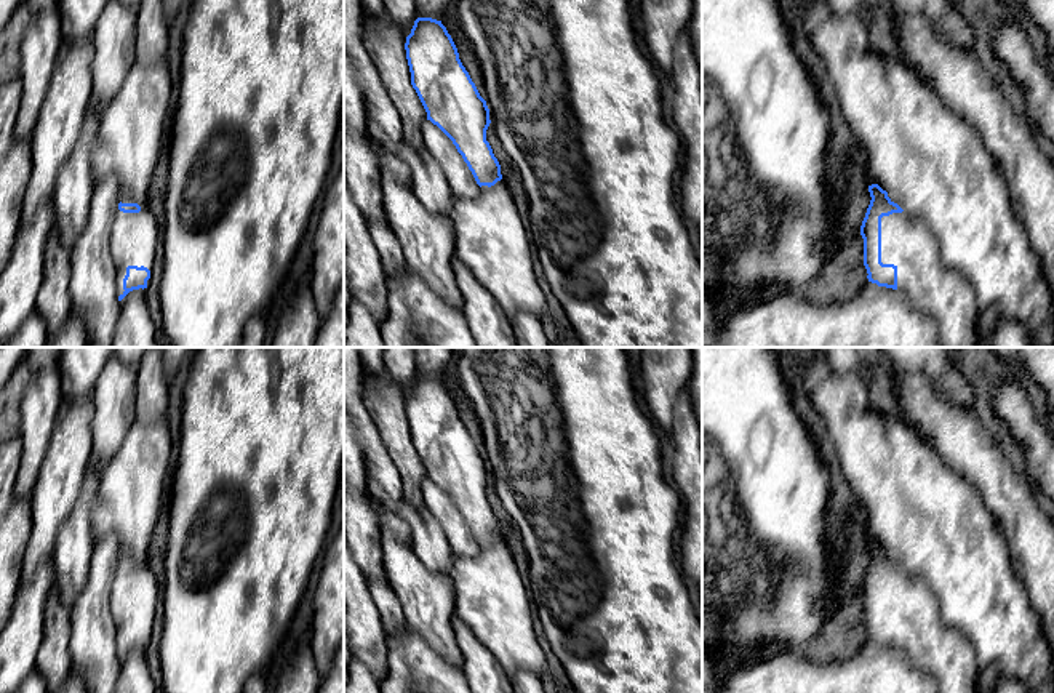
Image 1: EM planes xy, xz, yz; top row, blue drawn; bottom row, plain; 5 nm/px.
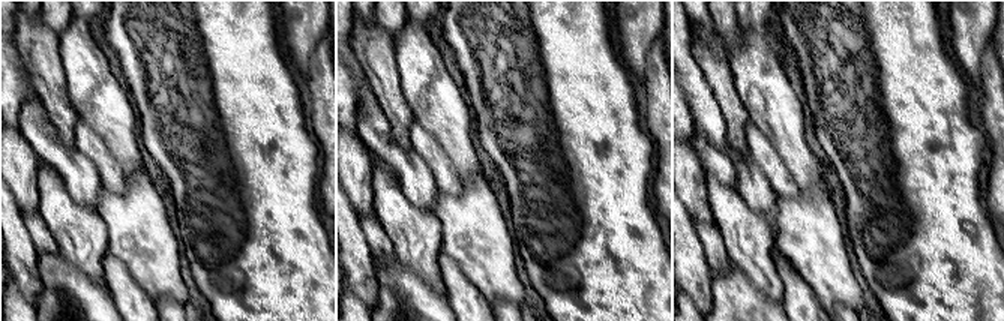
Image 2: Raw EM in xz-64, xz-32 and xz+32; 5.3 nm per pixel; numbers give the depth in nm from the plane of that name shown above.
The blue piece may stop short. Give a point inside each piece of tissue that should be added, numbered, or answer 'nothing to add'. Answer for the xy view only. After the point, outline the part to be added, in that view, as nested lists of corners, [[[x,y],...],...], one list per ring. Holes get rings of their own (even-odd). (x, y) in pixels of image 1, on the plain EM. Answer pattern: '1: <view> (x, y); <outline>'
1: xy (135, 596); [[[117,567],[110,592],[110,611],[117,626],[117,655],[125,650],[123,637],[128,624],[144,624],[152,632],[160,589],[158,579],[147,567],[141,567],[139,571],[123,571]]]

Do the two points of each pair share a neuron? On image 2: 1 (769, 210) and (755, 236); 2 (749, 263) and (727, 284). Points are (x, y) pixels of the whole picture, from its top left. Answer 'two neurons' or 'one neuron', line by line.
1: two neurons
2: two neurons

